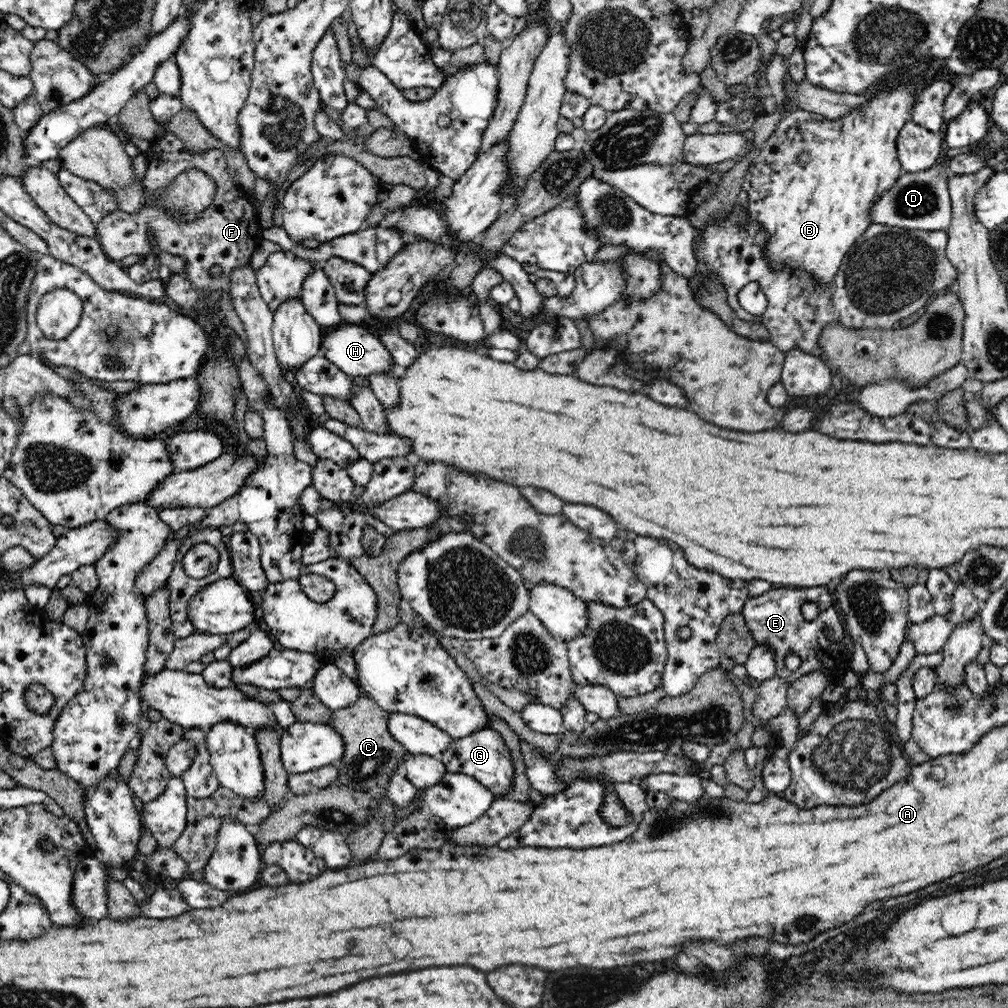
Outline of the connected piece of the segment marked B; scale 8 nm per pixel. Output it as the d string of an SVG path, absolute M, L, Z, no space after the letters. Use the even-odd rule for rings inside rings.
M907 73L899 78L898 86L880 92L838 120L810 111L785 113L776 130L766 136L765 144L755 153L741 185L748 194L747 218L751 224L759 224L769 236L763 248L763 257L774 272L785 266L786 277L792 278L801 270L807 272L814 284L833 282L848 250L872 224L872 206L888 188L894 186L902 172L897 155L897 138L900 129L912 121L915 86L920 79L916 73ZM804 154L809 154L810 161L802 161Z

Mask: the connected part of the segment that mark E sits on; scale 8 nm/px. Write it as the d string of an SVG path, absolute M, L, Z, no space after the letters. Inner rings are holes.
M775 586L760 596L748 597L744 603L742 615L744 621L758 645L770 645L774 649L774 661L776 661L776 676L786 679L788 684L798 680L804 673L818 670L822 671L828 682L834 678L840 678L848 670L851 670L851 659L844 658L844 635L846 628L842 614L835 606L832 586L817 586L810 588L793 588ZM807 600L812 600L820 606L820 616L814 620L804 620L801 606ZM829 630L832 640L828 640L824 632ZM793 652L800 656L801 664L796 670L789 670L784 664L786 655Z

